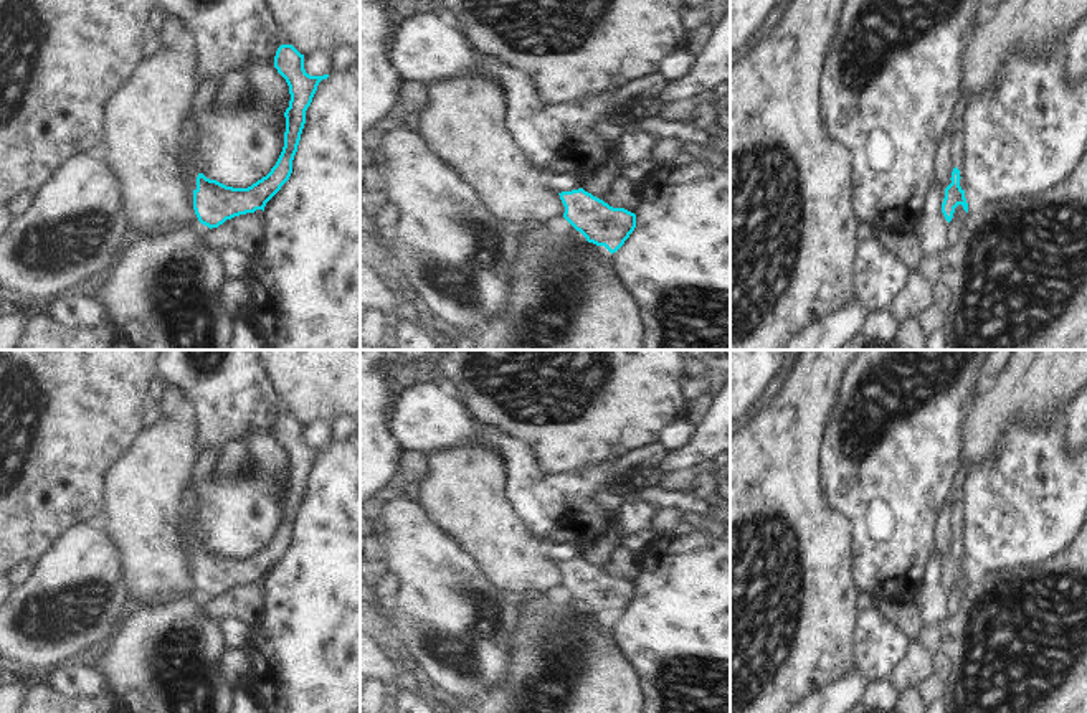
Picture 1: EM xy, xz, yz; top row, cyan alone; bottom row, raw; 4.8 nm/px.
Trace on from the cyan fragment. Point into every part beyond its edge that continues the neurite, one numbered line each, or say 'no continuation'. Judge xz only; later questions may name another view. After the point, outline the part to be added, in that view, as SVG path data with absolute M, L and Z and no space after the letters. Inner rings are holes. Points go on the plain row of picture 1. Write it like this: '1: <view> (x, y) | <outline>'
no continuation

